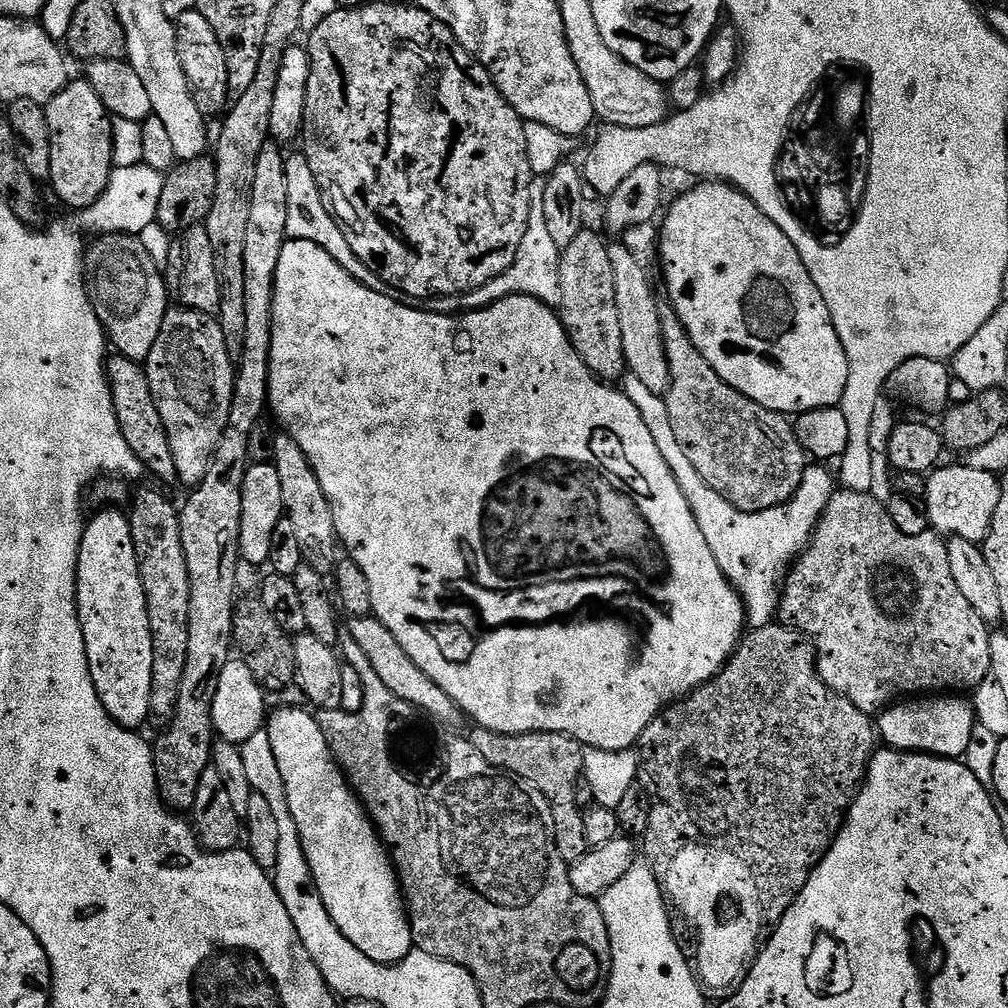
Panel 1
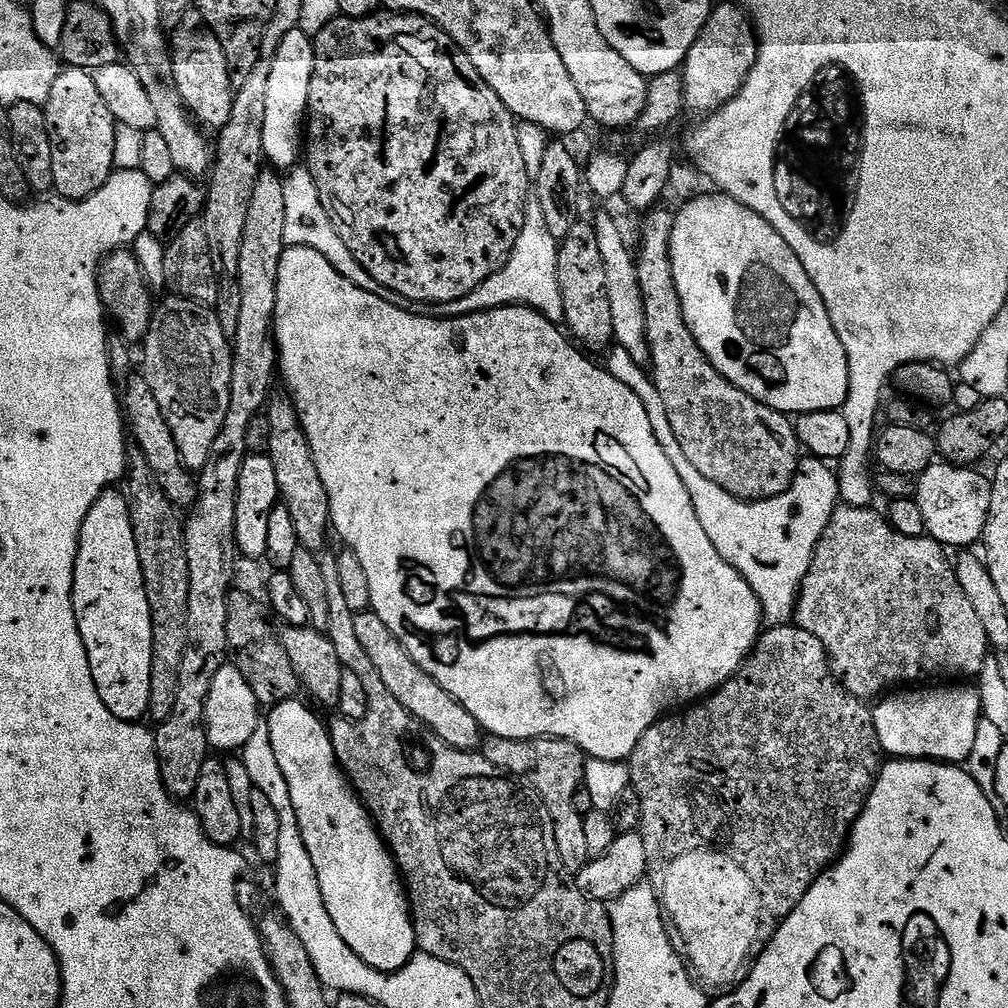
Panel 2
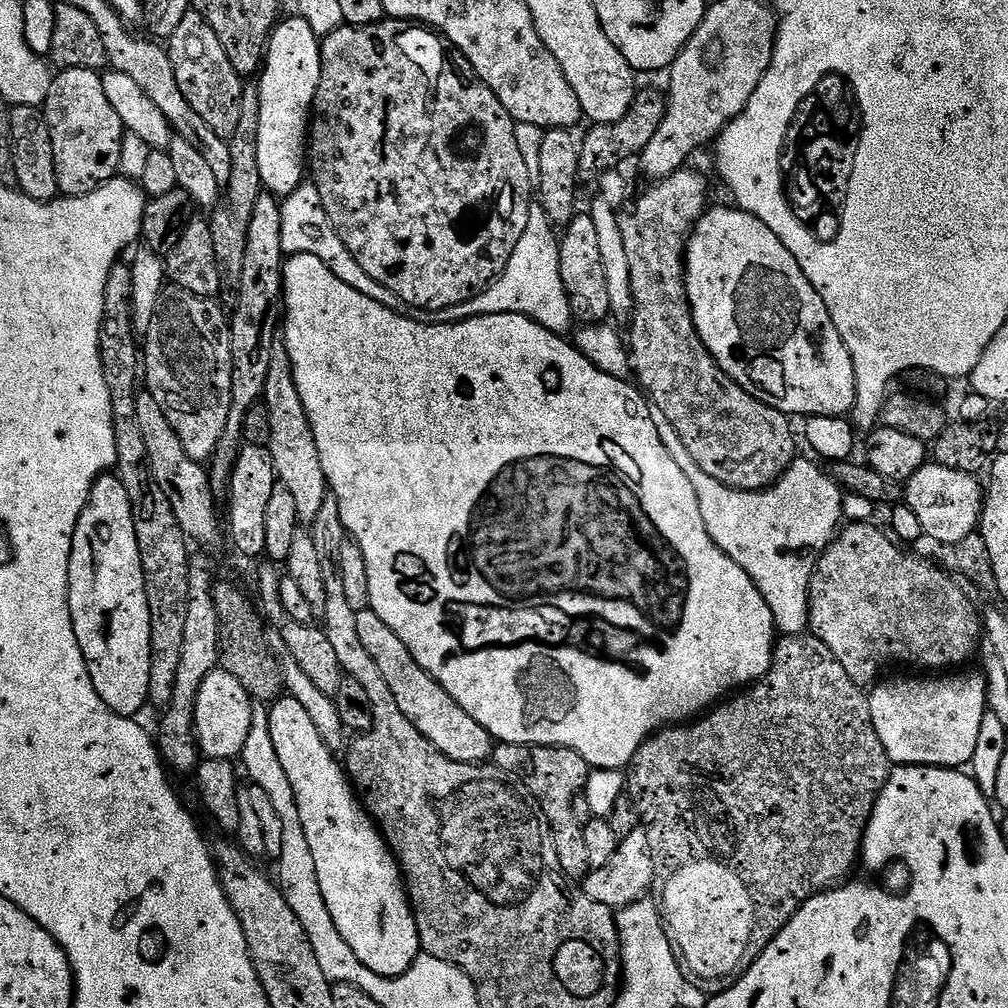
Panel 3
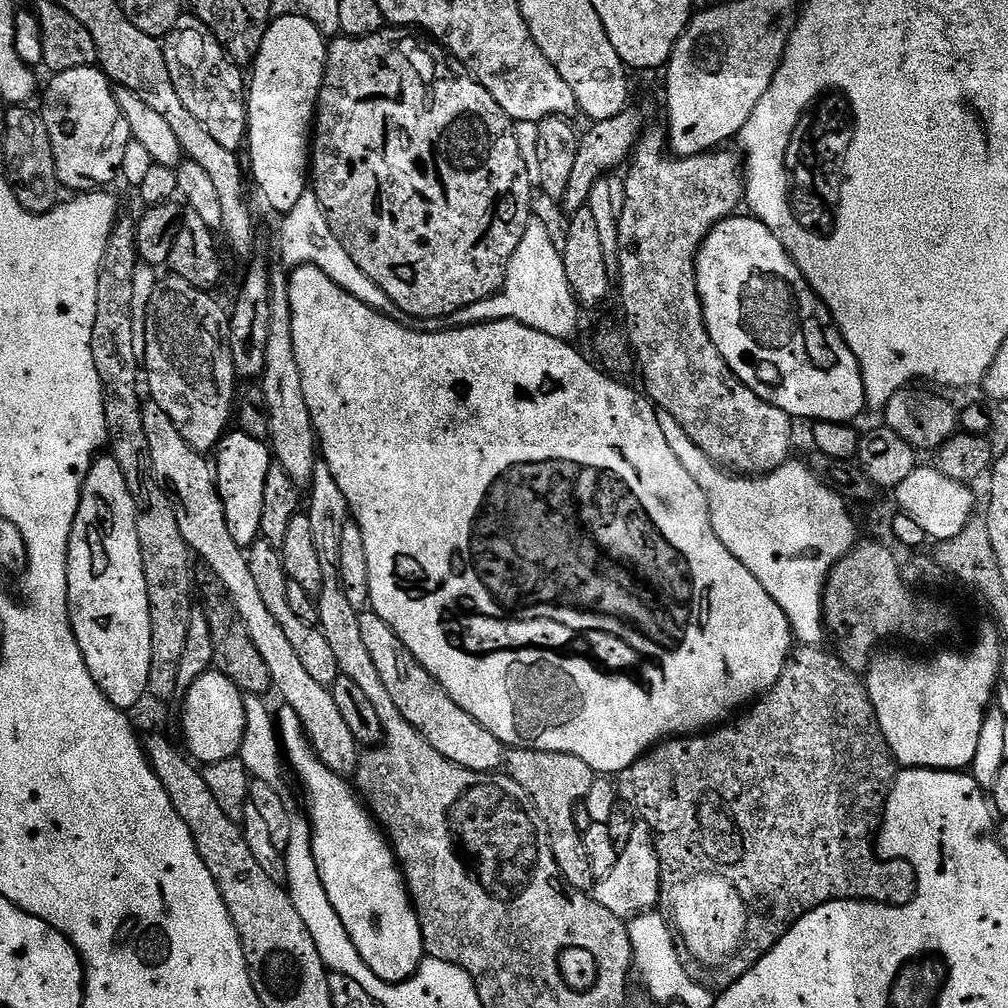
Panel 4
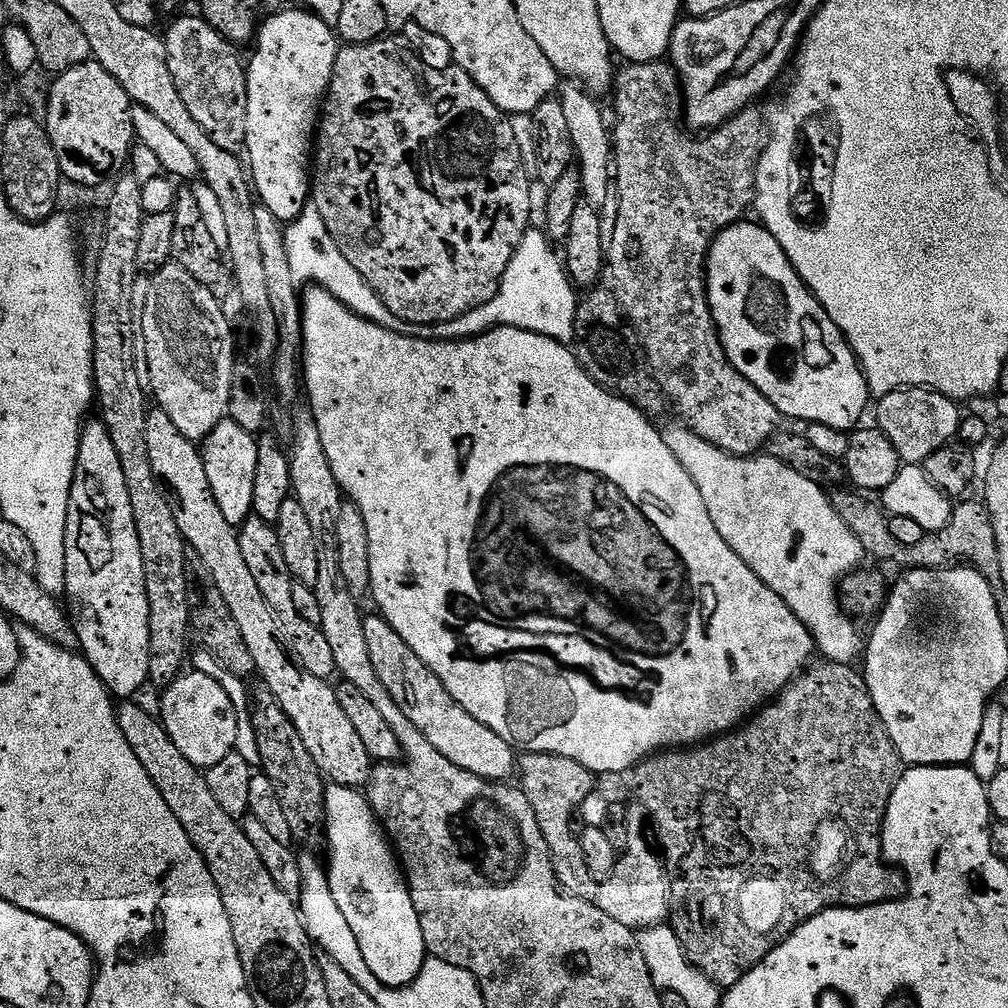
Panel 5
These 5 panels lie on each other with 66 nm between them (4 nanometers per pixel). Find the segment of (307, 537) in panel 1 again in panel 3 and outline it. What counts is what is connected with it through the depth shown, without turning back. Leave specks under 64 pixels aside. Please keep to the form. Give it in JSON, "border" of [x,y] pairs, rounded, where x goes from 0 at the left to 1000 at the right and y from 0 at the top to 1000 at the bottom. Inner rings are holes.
{"border":[[[278,335],[272,339],[272,348],[268,350],[268,367],[260,400],[264,407],[268,407],[268,438],[265,445],[272,454],[275,477],[288,486],[299,521],[309,522],[315,506],[319,506],[319,498],[326,495],[327,489],[323,470],[319,470],[319,458],[315,454],[315,438],[312,438],[312,427],[308,427],[308,415],[304,415],[304,403],[300,403],[296,383],[292,383],[288,351]]]}

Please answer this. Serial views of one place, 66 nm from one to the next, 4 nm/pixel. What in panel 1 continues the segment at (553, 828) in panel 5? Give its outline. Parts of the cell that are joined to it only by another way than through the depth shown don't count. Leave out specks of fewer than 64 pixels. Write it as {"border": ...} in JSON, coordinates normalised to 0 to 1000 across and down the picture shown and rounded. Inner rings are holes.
{"border":[[[475,720],[469,721],[469,723],[469,726],[466,727],[466,733],[470,744],[474,744],[474,748],[478,748],[478,752],[482,752],[482,756],[486,756],[486,760],[495,762],[497,766],[505,767],[514,774],[520,774],[523,778],[529,778],[544,793],[548,801],[548,811],[552,816],[554,847],[558,847],[558,851],[564,858],[576,853],[585,842],[581,835],[581,819],[579,818],[577,803],[569,796],[569,776],[573,776],[573,772],[579,765],[580,739],[573,737],[568,730],[554,728],[553,726],[498,728]]]}

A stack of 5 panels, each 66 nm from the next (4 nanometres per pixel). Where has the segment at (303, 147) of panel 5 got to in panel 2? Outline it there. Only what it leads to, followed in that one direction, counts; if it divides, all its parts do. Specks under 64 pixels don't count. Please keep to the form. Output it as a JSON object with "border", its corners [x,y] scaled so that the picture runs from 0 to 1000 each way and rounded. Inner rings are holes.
{"border":[[[298,27],[288,30],[284,38],[276,46],[268,65],[268,81],[264,84],[264,121],[260,125],[260,145],[262,158],[271,168],[289,169],[295,166],[300,155],[300,136],[304,131],[306,114],[306,98],[308,97],[308,81],[312,77],[312,46],[311,37],[305,36]]]}

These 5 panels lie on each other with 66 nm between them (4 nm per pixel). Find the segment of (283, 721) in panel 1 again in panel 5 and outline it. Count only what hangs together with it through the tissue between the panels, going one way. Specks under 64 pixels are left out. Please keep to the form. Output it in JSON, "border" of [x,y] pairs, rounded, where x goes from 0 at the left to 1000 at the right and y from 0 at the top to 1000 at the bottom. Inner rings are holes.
{"border":[[[326,777],[322,781],[321,791],[321,824],[325,841],[323,864],[331,895],[335,895],[335,903],[339,903],[342,922],[355,931],[355,938],[359,942],[359,950],[363,950],[363,958],[367,958],[367,966],[371,966],[371,970],[375,970],[375,974],[379,974],[382,980],[401,980],[415,970],[423,951],[419,919],[415,915],[415,903],[411,903],[409,885],[405,882],[402,866],[395,856],[380,817],[373,813],[364,789],[358,783]]]}

